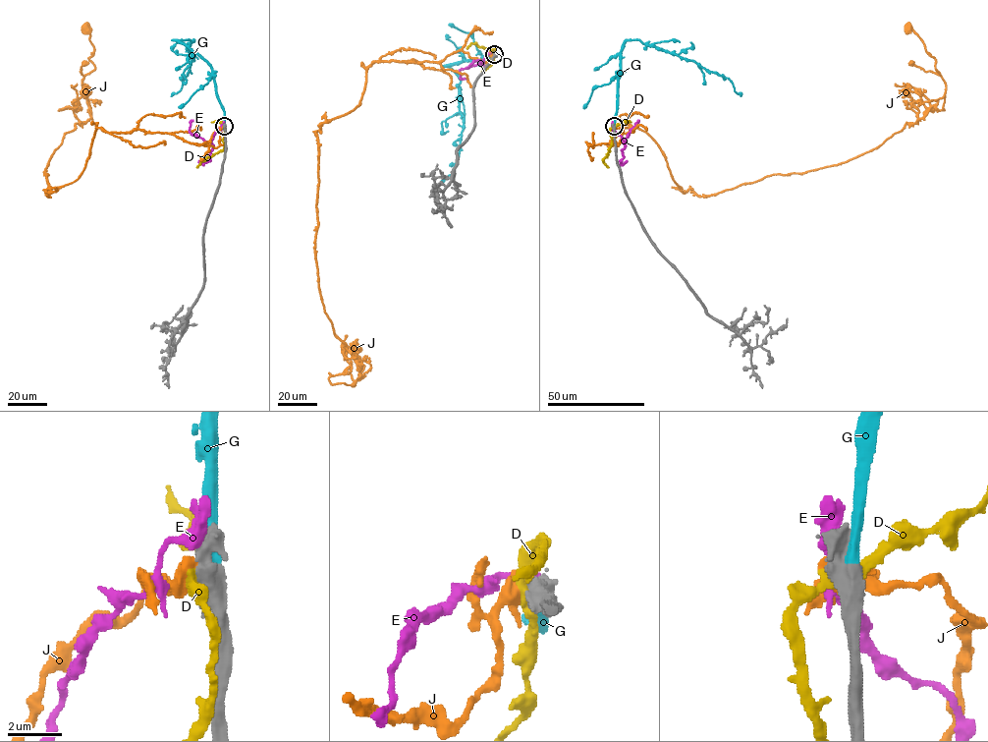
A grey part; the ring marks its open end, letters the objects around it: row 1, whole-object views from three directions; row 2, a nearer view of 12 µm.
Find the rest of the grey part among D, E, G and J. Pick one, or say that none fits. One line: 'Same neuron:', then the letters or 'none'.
Same neuron: G

